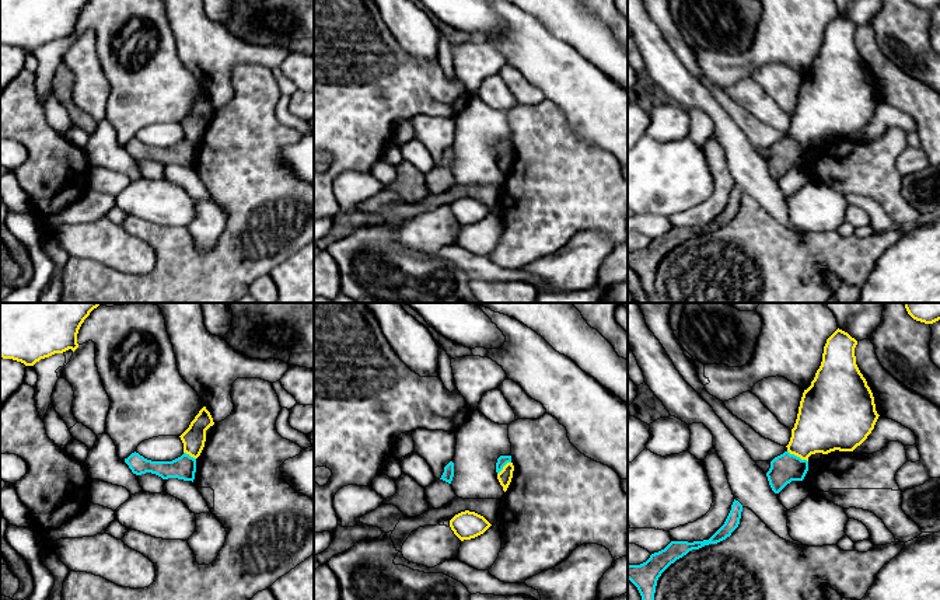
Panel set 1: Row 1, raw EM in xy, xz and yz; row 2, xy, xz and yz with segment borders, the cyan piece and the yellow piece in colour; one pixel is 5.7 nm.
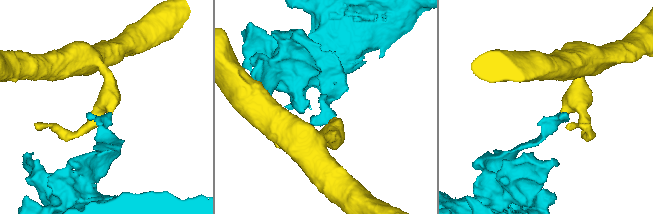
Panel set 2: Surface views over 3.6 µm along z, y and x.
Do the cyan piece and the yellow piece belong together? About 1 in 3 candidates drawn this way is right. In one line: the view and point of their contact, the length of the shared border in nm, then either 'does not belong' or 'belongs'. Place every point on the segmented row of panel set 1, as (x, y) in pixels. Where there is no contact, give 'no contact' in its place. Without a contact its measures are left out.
meets cyan in yz at (796, 456); contact 140 nm long; does not belong

